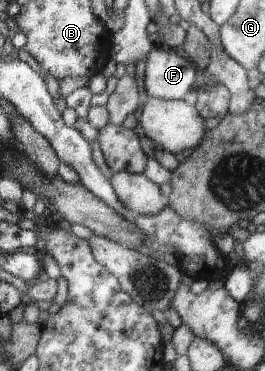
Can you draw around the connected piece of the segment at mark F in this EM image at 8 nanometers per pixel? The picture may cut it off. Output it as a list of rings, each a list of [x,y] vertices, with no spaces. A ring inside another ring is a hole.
[[[154,45],[147,54],[144,70],[144,90],[148,96],[164,100],[182,100],[187,92],[196,88],[199,70],[183,53]]]

